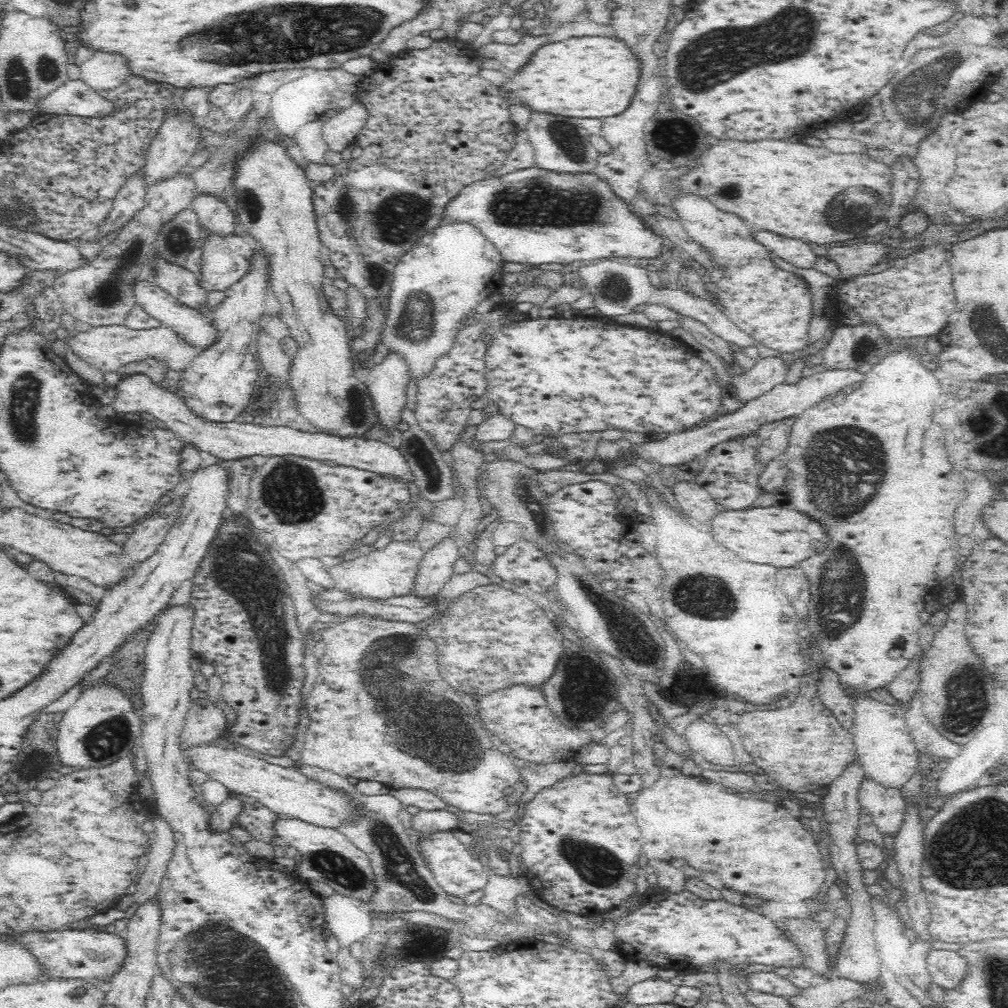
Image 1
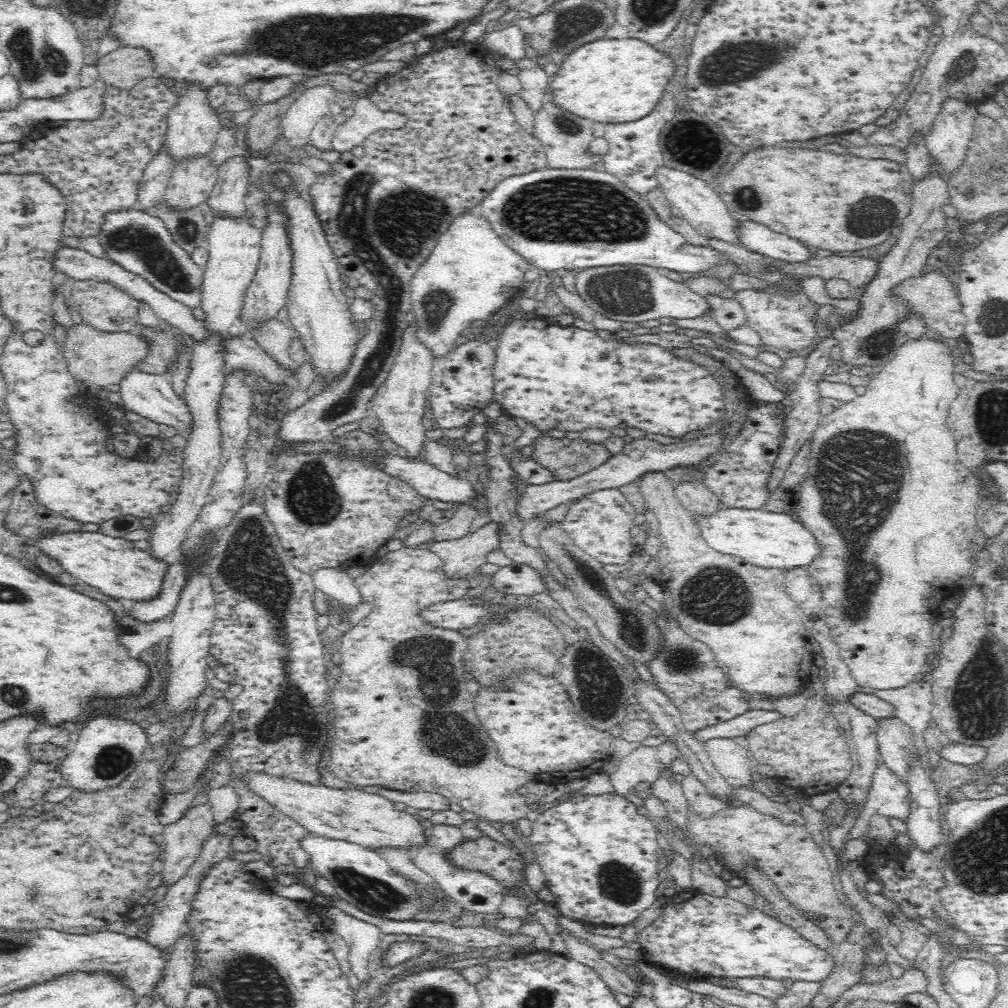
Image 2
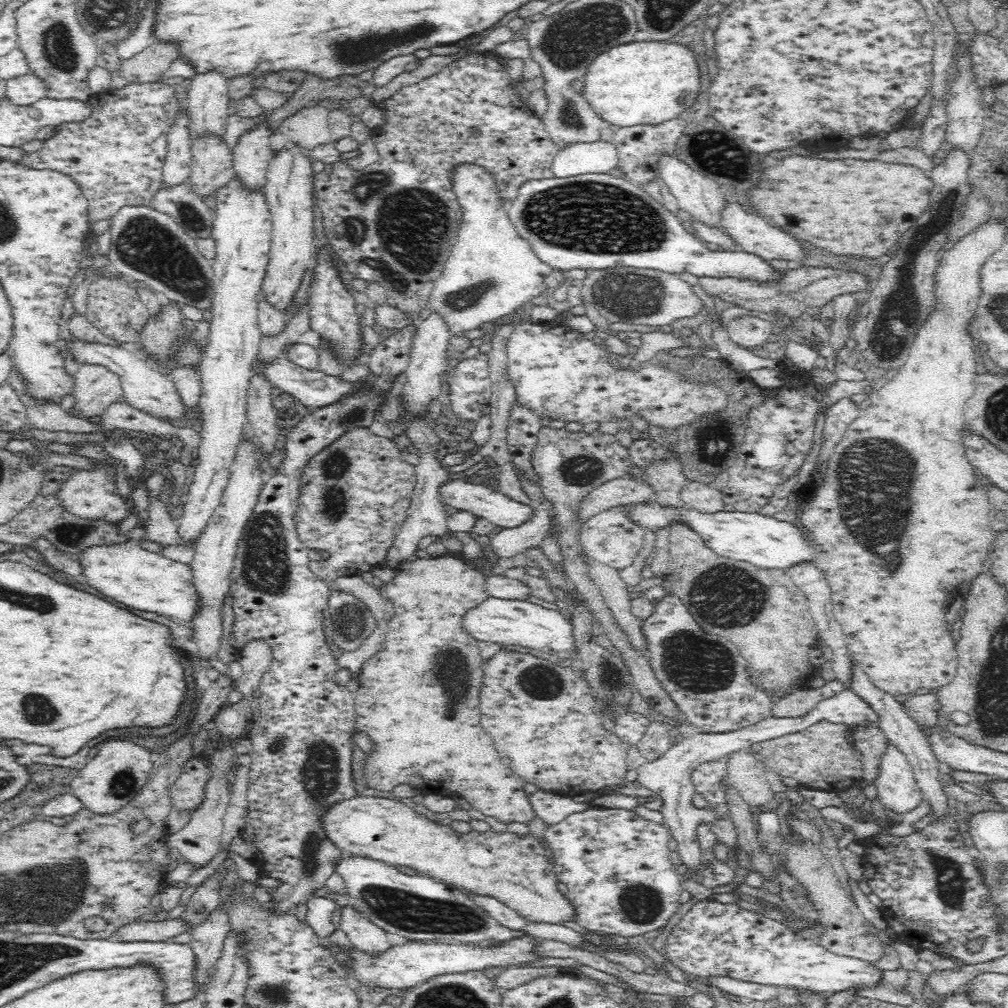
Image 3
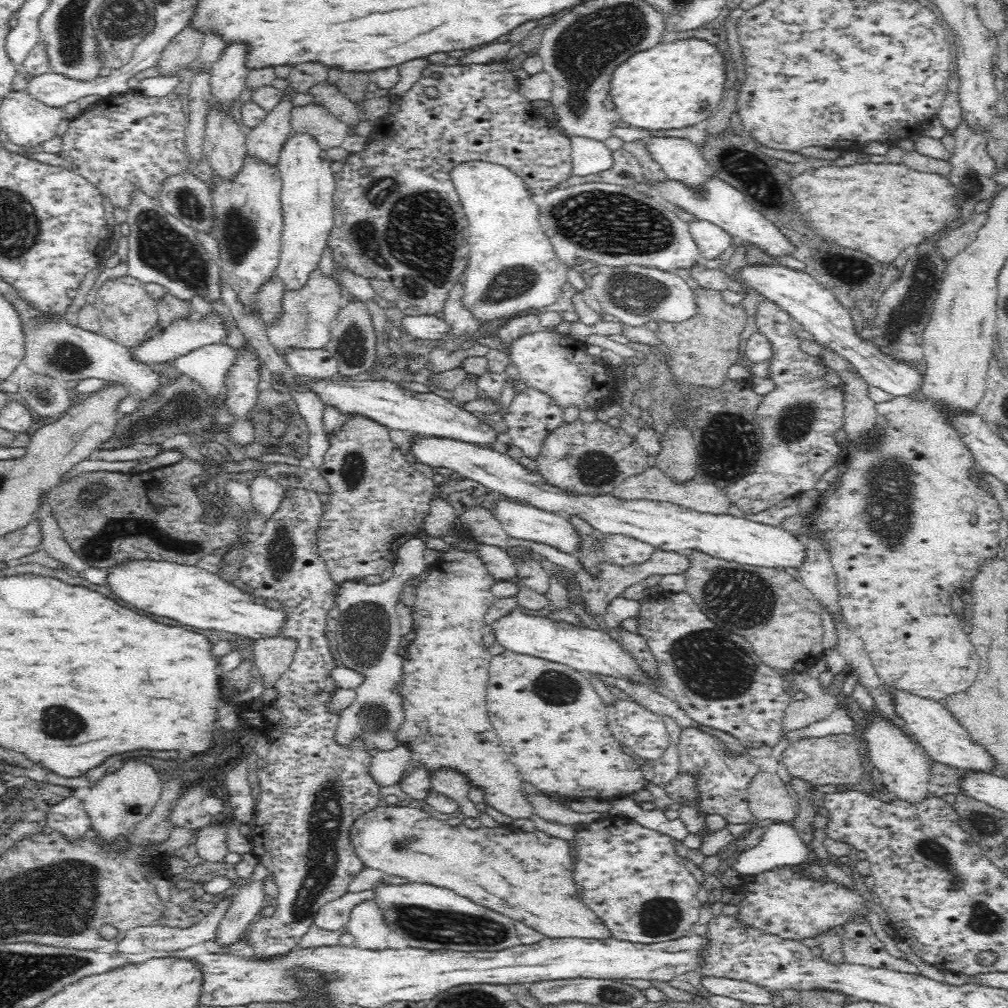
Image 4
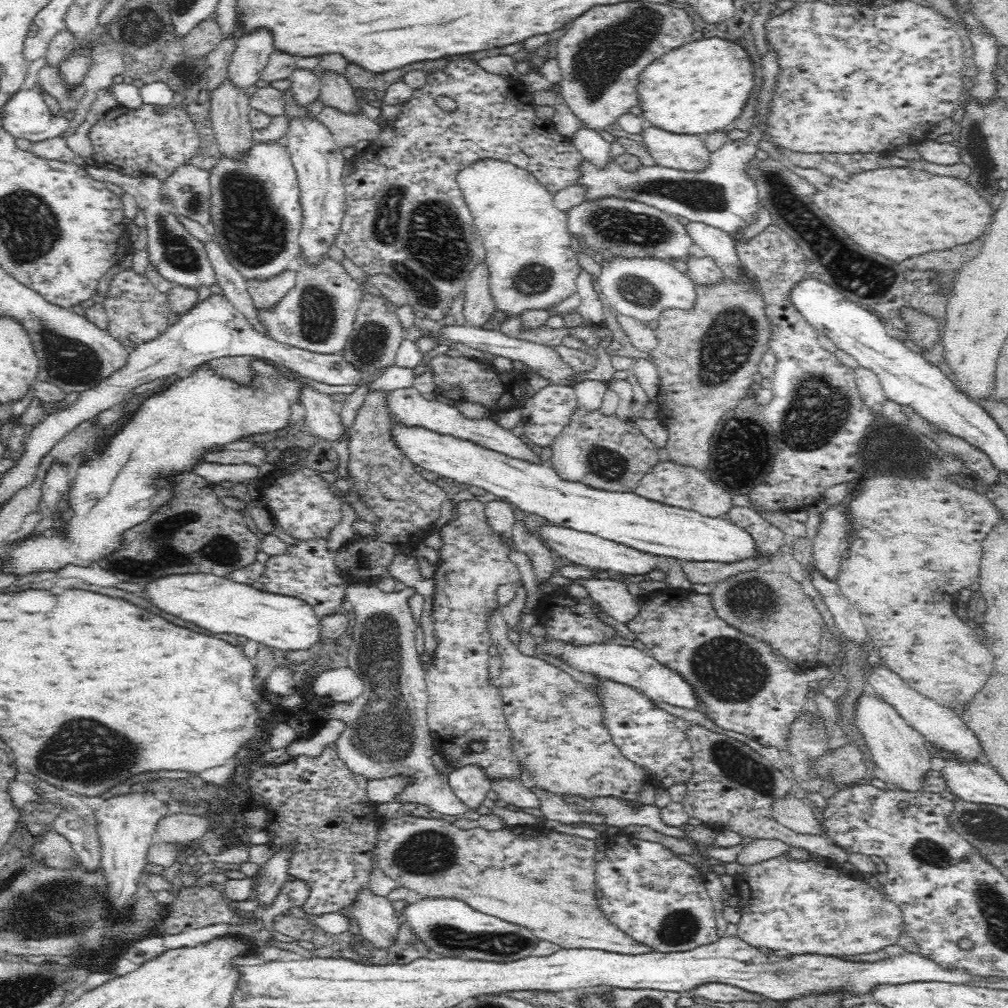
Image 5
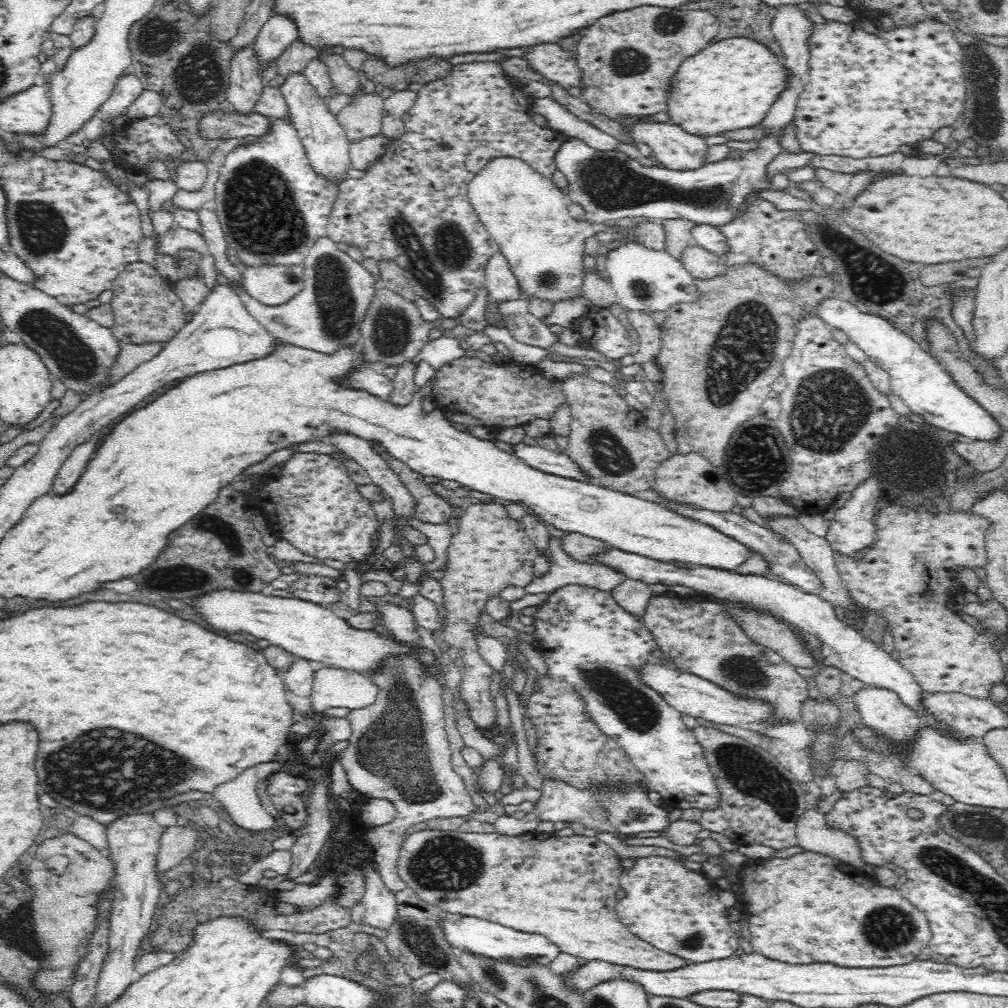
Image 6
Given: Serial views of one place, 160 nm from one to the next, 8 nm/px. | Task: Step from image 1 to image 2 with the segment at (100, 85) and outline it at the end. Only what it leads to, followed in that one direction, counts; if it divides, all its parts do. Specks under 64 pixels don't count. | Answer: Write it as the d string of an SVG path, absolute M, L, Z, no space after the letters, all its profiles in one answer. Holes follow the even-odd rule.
M120 47L104 56L95 56L99 83L107 87L132 88L138 80L154 77L151 56L141 48Z

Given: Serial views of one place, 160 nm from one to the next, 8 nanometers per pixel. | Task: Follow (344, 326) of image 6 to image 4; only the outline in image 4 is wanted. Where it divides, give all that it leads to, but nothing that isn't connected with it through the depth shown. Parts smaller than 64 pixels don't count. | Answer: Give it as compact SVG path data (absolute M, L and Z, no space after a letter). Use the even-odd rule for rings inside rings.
M320 269L310 274L306 285L300 290L285 292L282 298L283 314L277 324L266 330L268 343L272 345L276 355L285 360L289 349L314 349L325 348L330 340L330 324L338 318L338 313L346 301L344 290L338 286L335 280L322 275Z

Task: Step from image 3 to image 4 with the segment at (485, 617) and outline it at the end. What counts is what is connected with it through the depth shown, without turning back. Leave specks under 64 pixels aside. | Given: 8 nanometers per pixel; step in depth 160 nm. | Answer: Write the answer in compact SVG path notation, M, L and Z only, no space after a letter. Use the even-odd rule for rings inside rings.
M518 607L498 616L494 622L488 624L488 628L492 630L496 644L500 644L505 650L562 663L587 675L626 677L628 680L644 684L647 680L632 657L603 631L576 626L570 622L556 622L546 615L532 616L528 612L522 612Z

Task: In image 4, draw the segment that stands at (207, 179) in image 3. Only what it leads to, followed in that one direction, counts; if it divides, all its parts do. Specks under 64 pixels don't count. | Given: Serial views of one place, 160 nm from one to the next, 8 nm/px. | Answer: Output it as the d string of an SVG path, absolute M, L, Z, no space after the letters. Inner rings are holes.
M212 109L205 118L203 156L213 176L232 180L245 161L245 131L229 114Z

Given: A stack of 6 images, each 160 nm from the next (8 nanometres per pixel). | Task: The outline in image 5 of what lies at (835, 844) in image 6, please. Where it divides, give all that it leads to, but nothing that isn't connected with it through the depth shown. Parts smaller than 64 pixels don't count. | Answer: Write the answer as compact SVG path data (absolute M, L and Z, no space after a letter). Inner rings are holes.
M791 792L780 796L780 798L774 798L769 806L770 817L776 823L782 824L795 832L821 835L824 828L812 811L812 804L795 797Z

